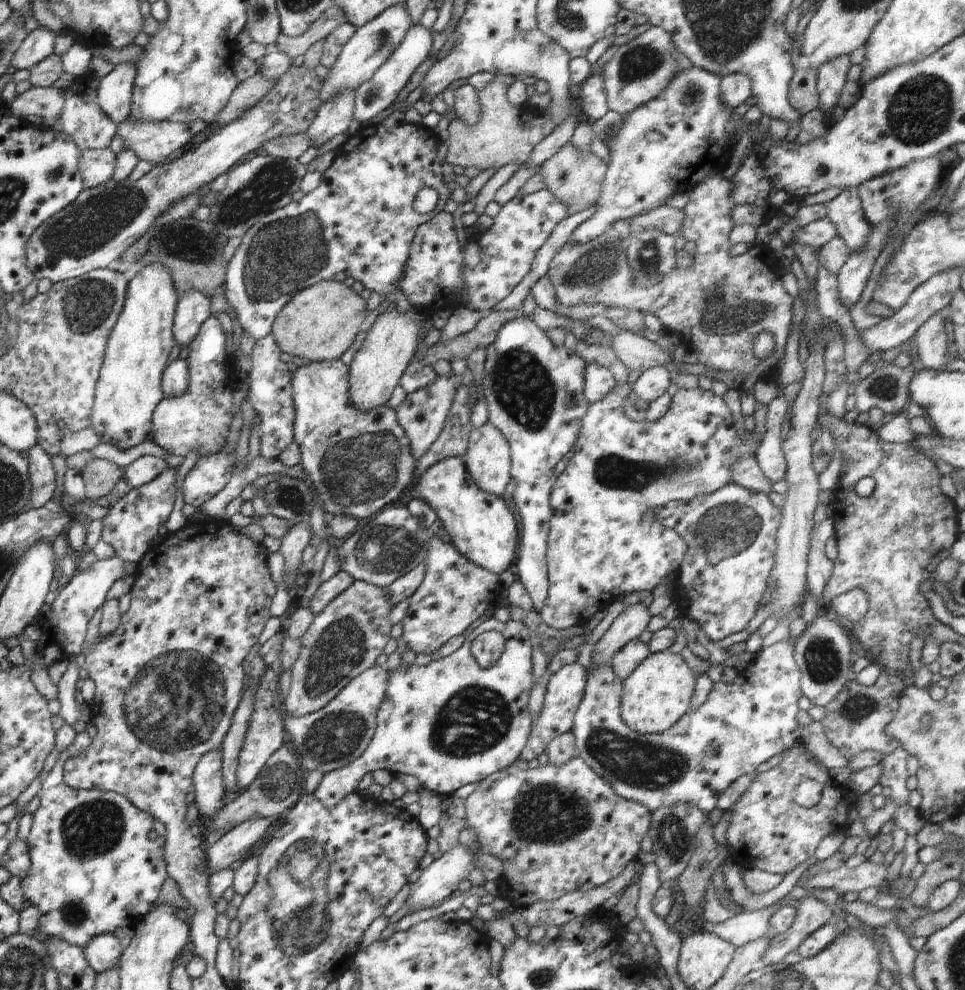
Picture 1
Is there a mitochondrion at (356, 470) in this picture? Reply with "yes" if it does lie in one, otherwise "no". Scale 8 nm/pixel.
yes

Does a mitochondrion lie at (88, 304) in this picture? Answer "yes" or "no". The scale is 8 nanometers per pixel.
yes

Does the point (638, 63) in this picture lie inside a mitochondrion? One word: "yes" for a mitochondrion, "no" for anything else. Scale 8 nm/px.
yes

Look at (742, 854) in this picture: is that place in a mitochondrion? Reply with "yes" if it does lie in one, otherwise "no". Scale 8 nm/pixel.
no

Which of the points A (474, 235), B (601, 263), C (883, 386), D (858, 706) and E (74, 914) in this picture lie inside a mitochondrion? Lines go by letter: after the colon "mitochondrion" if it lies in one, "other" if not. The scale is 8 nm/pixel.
A: other
B: mitochondrion
C: mitochondrion
D: mitochondrion
E: mitochondrion

